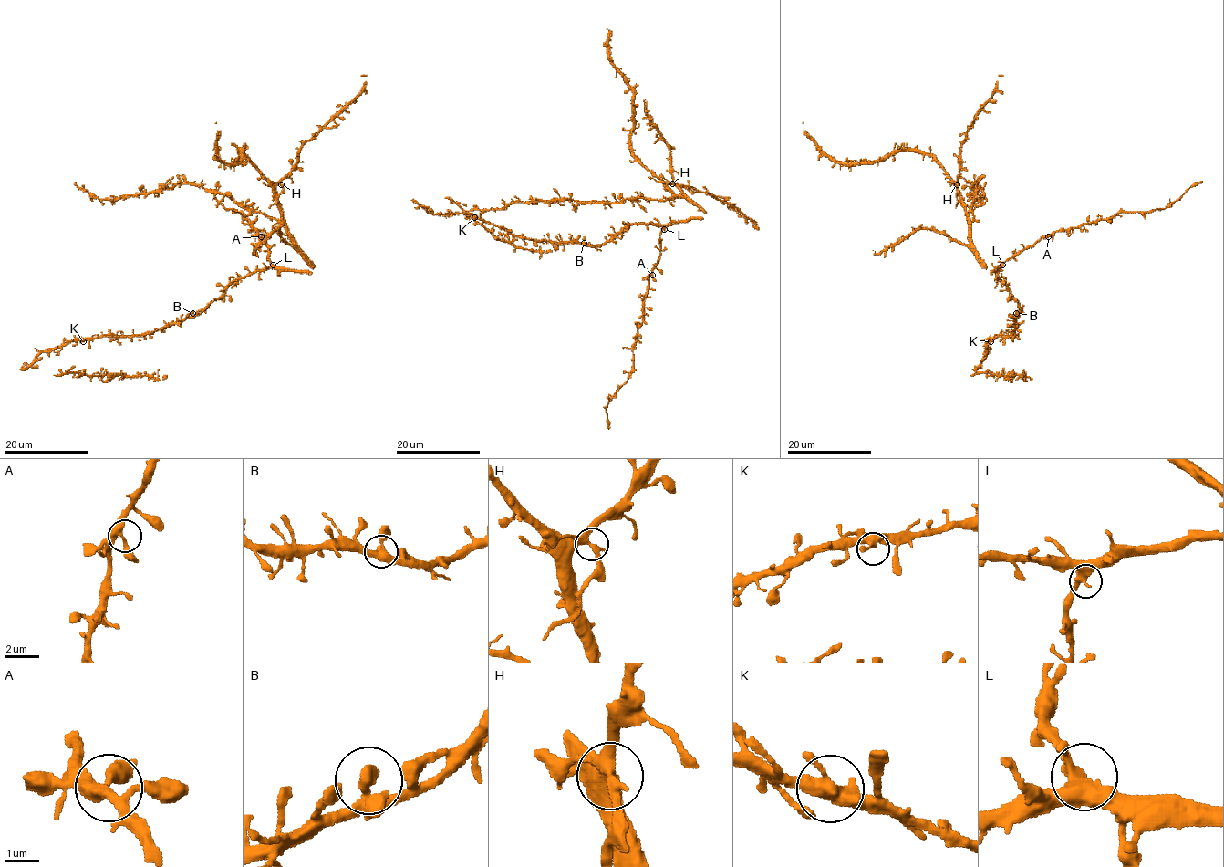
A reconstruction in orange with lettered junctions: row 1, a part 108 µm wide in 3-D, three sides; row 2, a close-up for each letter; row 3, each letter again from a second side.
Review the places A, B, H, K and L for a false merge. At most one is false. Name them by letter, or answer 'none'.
H

